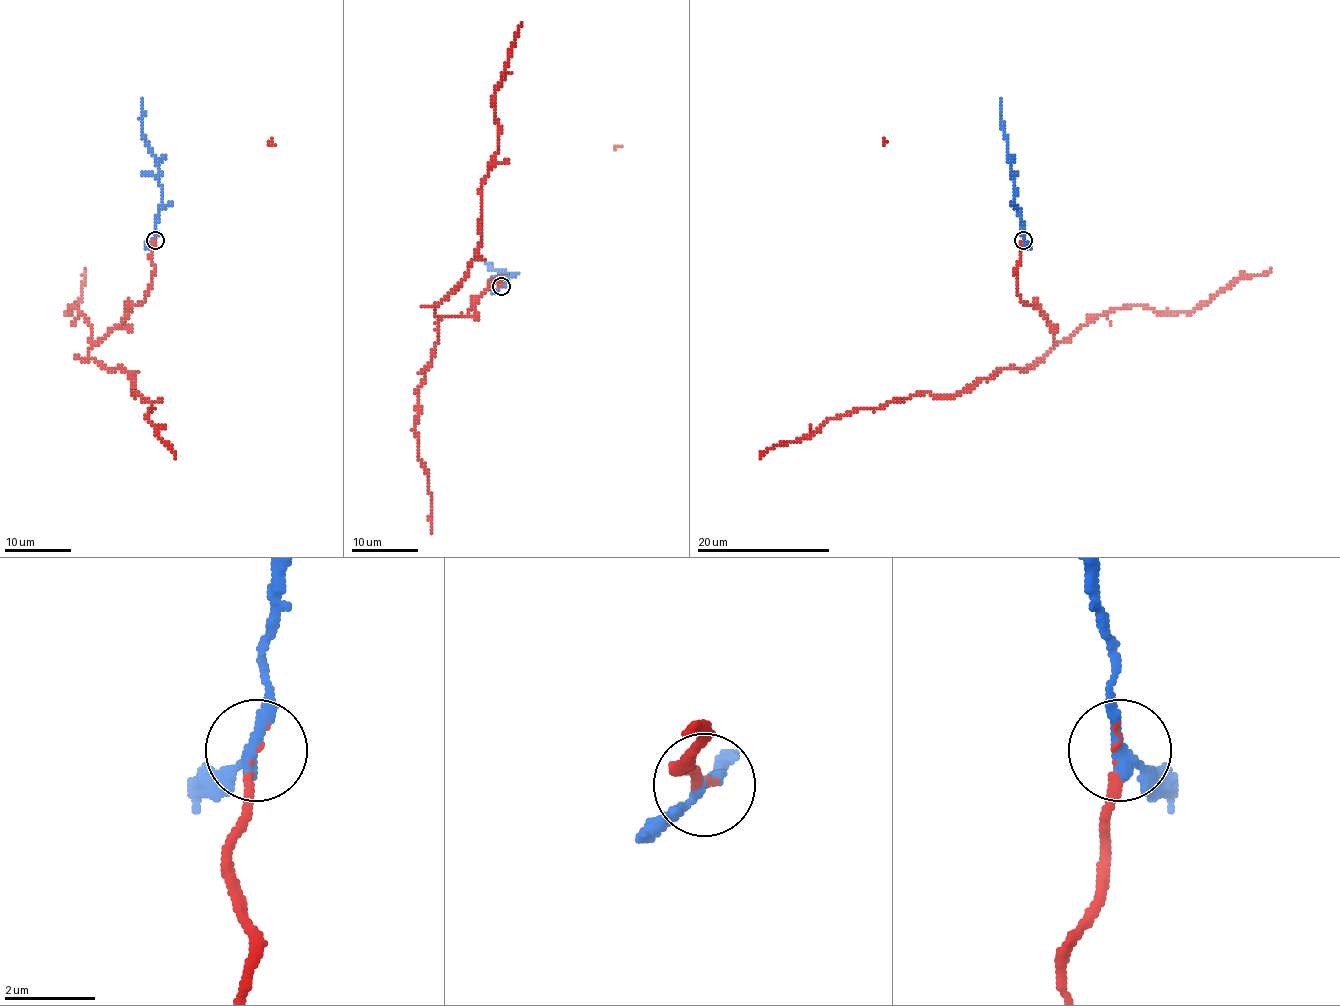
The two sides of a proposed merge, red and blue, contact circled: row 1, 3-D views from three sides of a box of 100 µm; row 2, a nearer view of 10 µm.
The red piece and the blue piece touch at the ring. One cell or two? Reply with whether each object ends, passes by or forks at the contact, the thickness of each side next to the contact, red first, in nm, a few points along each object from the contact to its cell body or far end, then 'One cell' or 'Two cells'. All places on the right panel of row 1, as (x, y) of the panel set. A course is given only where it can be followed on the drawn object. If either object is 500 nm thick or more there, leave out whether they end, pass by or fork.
At the ring red ends. At the ring blue passes by. Thickness 170 nm (red) against 260 nm. Course of red: (1023, 239), (1016, 291), (1053, 326), (1055, 346), (1045, 356), (951, 396), (921, 393), (828, 419), (759, 458). Course of blue: (1023, 239), (1023, 222), (1015, 204), (1015, 176), (1010, 171), (1008, 139), (1003, 134), (1000, 114), (1001, 97). One cell

